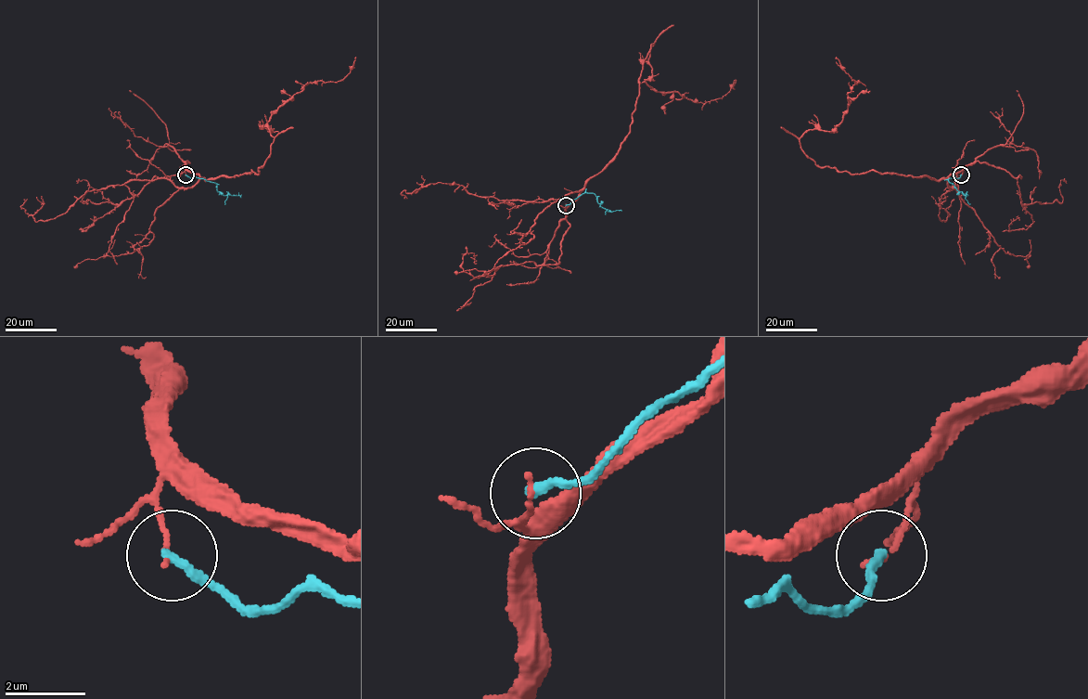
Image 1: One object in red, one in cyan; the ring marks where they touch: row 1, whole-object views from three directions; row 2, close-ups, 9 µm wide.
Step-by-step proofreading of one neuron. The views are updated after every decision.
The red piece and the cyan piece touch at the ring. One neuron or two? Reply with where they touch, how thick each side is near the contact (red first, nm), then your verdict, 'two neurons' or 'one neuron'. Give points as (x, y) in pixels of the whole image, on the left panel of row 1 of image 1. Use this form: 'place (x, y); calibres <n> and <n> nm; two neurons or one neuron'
place (185, 174); calibres 130 and 240 nm; two neurons

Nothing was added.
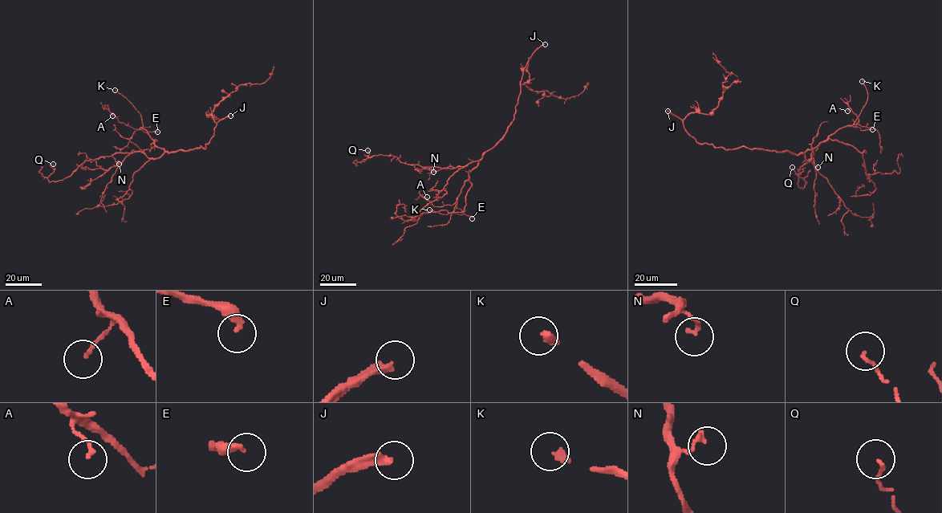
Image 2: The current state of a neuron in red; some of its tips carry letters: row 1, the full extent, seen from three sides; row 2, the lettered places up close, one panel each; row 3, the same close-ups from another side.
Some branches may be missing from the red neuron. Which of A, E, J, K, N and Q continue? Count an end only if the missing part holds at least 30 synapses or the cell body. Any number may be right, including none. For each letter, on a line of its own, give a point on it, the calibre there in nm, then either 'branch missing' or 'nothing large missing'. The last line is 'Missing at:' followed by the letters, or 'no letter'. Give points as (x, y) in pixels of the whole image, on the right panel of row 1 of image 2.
A: at (847, 111); 130 nm thick; nothing large missing
E: at (872, 129); 320 nm thick; nothing large missing
J: at (667, 111); 300 nm thick; branch missing
K: at (862, 81); 260 nm thick; branch missing
N: at (818, 167); 150 nm thick; nothing large missing
Q: at (792, 167); 110 nm thick; nothing large missing
Missing at: J, K

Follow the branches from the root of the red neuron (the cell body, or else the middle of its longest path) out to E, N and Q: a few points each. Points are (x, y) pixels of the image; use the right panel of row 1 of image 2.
E: (771, 151), (802, 153), (815, 148), (846, 126), (859, 127), (861, 130), (872, 129)
N: (771, 151), (803, 153), (806, 160), (811, 160), (814, 153), (814, 165), (818, 167)
Q: (771, 151), (803, 153), (806, 160), (814, 153), (799, 170), (797, 184), (802, 189), (805, 181), (792, 167)

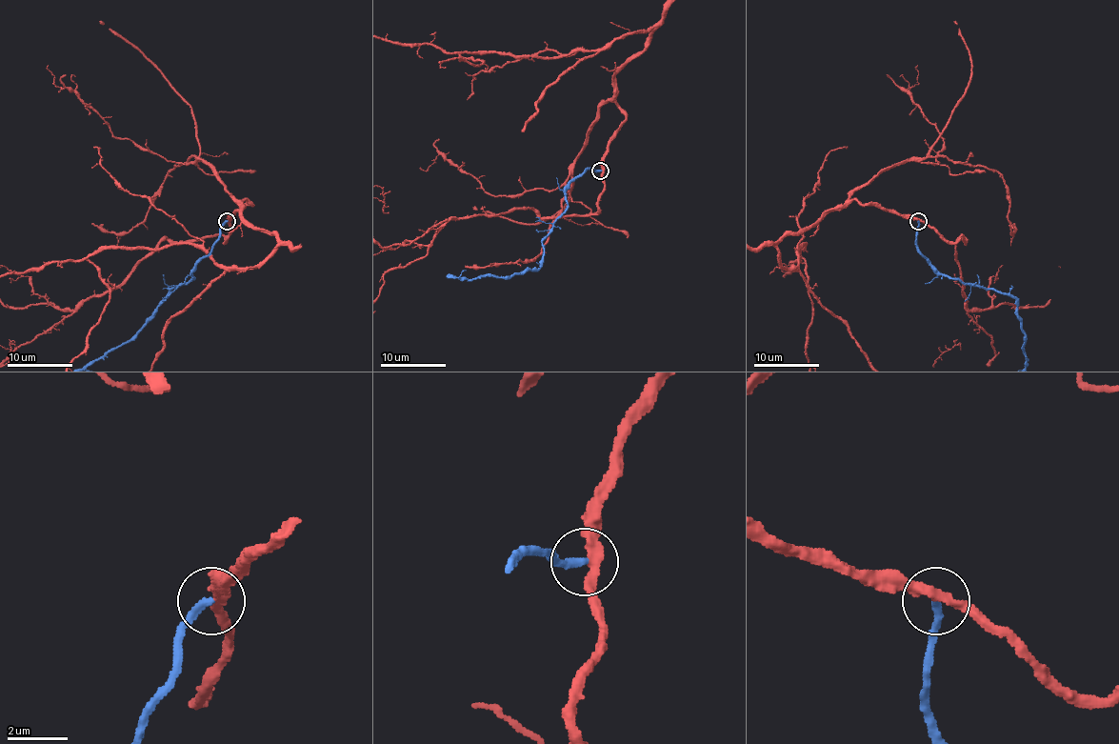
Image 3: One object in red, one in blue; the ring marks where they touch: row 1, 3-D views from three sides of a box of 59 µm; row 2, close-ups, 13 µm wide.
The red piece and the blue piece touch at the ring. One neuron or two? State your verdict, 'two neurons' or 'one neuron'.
one neuron

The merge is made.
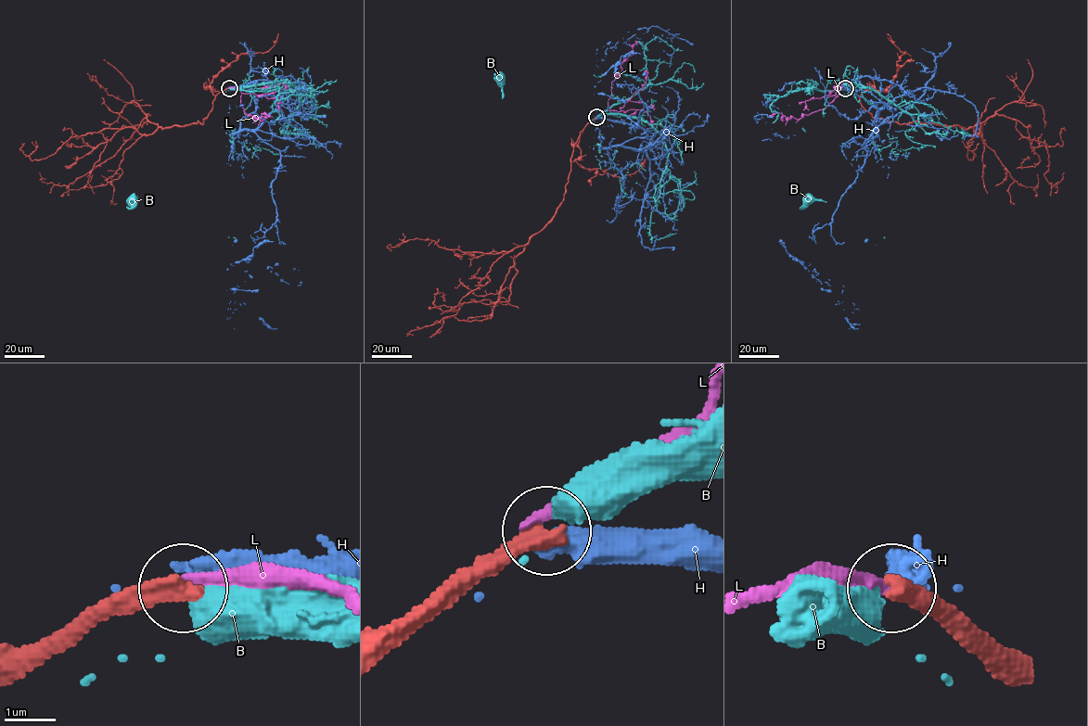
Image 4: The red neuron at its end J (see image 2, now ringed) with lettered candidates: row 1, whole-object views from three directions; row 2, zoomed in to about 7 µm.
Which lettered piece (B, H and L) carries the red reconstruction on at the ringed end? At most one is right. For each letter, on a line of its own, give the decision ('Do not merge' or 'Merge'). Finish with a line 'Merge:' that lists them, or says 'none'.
B: Do not merge
H: Do not merge
L: Do not merge
Merge: none

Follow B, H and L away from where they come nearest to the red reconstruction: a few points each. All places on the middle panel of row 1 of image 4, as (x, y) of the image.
B: (597, 117), (659, 134), (652, 197), (624, 193), (601, 162), (600, 123), (504, 96), (493, 75)
H: (596, 118), (665, 124), (662, 155), (622, 145), (647, 136), (632, 84), (612, 88), (602, 115), (644, 130)
L: (595, 117), (608, 109), (612, 82), (621, 71), (620, 63), (636, 41)

